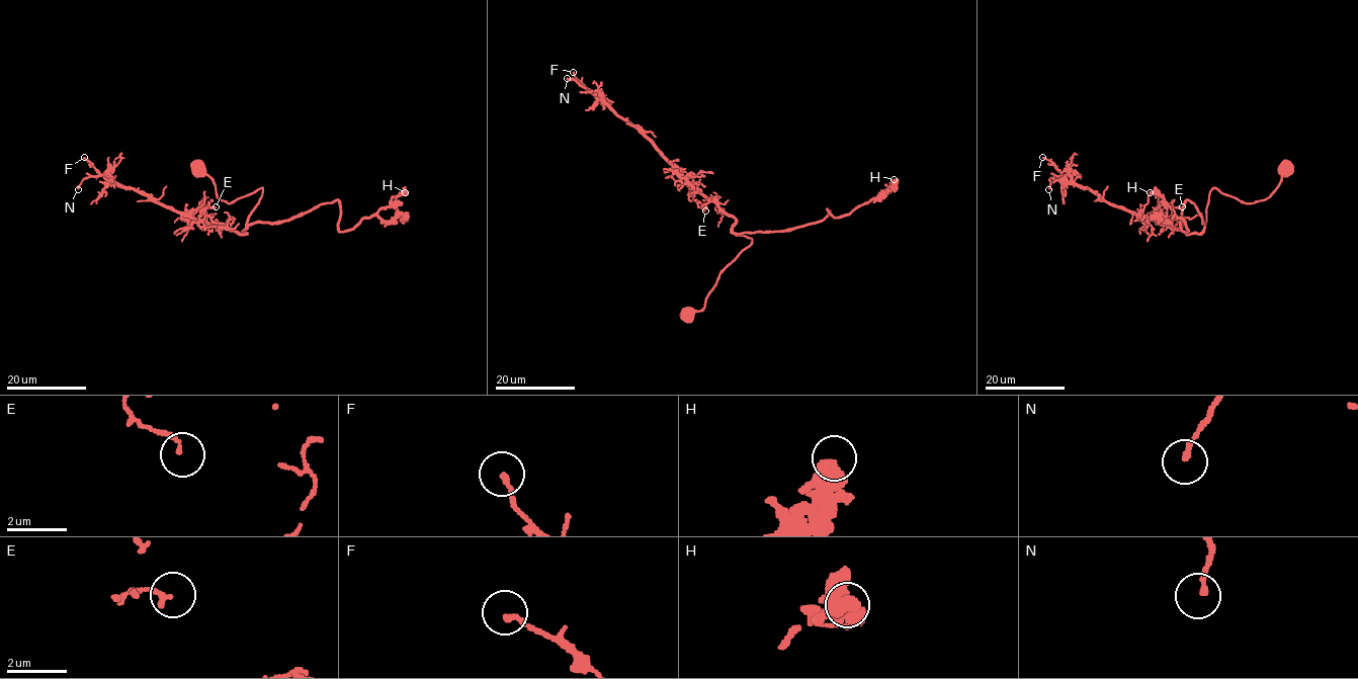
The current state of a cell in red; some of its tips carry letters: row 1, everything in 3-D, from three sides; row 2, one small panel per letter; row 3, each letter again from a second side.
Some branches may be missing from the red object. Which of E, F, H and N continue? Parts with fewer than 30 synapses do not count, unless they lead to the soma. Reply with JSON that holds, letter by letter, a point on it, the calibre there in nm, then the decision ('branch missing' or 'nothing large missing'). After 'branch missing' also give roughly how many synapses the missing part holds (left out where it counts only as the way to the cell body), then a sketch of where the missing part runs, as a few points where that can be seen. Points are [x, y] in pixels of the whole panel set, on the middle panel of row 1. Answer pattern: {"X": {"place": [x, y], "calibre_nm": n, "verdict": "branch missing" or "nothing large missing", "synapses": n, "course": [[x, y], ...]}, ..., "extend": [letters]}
{"E": {"place": [705, 210], "calibre_nm": 160, "verdict": "nothing large missing"}, "F": {"place": [573, 72], "calibre_nm": 170, "verdict": "nothing large missing"}, "H": {"place": [894, 179], "calibre_nm": 440, "verdict": "nothing large missing"}, "N": {"place": [567, 78], "calibre_nm": 170, "verdict": "nothing large missing"}, "extend": []}

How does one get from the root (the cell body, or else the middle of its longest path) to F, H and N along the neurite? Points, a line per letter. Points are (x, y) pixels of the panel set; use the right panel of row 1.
F: (1286, 167), (1281, 167), (1278, 187), (1254, 202), (1213, 188), (1205, 228), (1186, 234), (1107, 202), (1042, 157)
H: (1286, 167), (1278, 187), (1254, 202), (1213, 188), (1205, 224), (1187, 199), (1180, 223), (1187, 231), (1150, 192)
N: (1286, 167), (1278, 187), (1254, 202), (1213, 188), (1199, 234), (1138, 218), (1063, 176), (1051, 177), (1048, 189)

